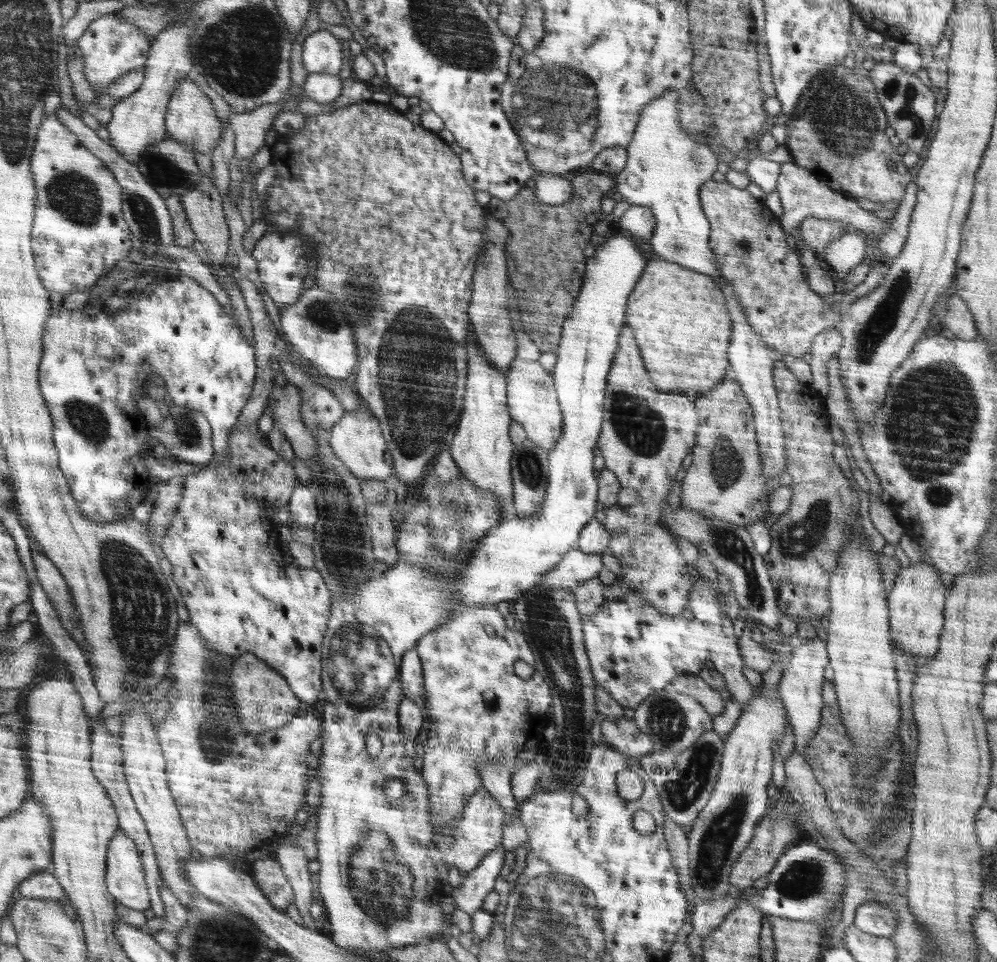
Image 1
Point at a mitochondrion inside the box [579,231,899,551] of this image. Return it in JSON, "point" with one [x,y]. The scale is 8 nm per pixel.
{"point":[637,425]}

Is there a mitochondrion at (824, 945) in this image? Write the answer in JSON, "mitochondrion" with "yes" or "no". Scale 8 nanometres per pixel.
{"mitochondrion":"no"}

